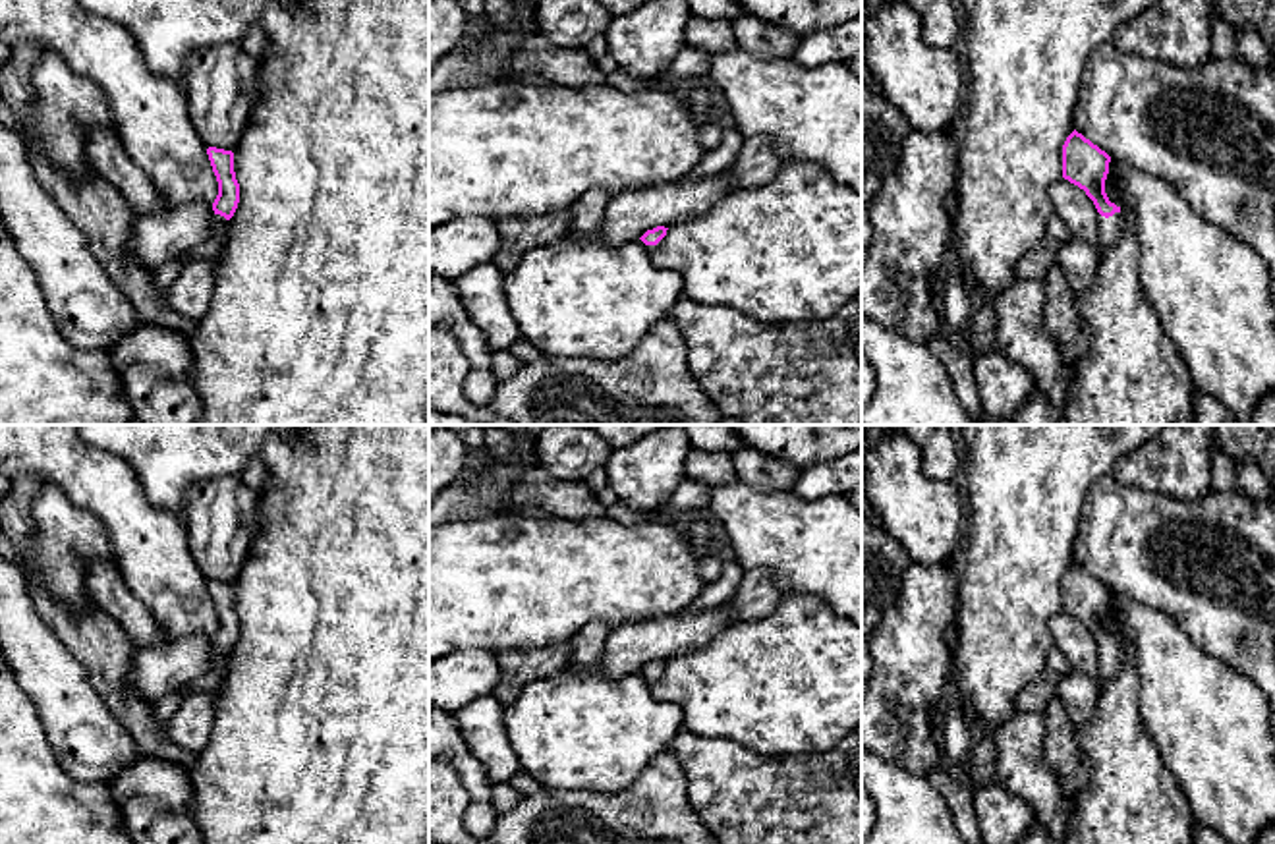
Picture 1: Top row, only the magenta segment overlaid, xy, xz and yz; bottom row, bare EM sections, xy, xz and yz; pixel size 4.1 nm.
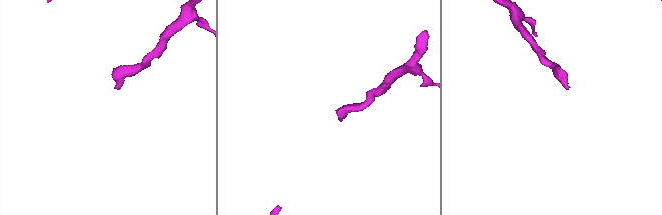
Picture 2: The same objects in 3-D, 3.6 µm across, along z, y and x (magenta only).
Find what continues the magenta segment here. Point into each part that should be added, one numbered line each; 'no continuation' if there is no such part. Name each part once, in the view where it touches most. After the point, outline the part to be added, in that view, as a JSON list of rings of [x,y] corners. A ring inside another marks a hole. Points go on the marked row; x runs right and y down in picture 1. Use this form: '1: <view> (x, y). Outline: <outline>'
1: yz (1109, 228). Outline: [[[1115,212],[1109,218],[1099,214],[1099,241],[1095,249],[1101,253],[1113,247],[1119,241],[1119,236],[1120,236],[1120,212]]]

